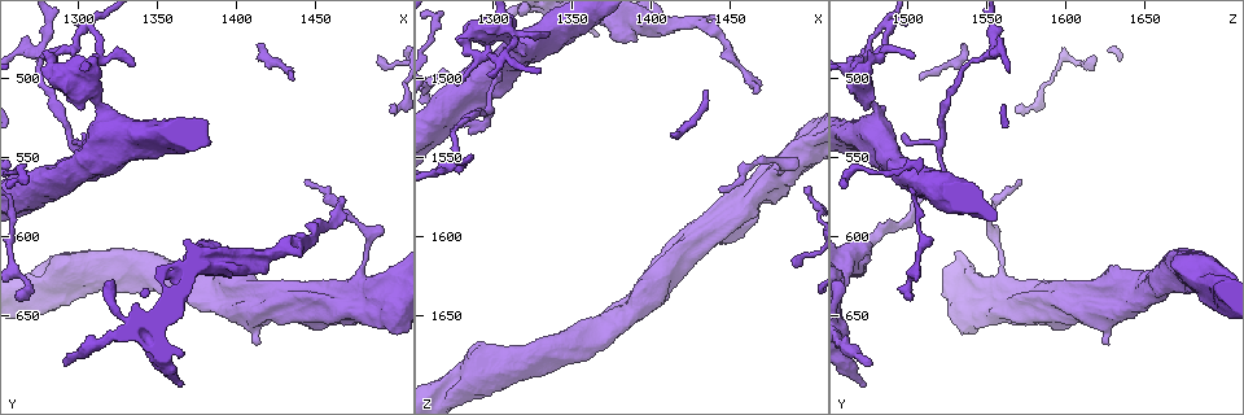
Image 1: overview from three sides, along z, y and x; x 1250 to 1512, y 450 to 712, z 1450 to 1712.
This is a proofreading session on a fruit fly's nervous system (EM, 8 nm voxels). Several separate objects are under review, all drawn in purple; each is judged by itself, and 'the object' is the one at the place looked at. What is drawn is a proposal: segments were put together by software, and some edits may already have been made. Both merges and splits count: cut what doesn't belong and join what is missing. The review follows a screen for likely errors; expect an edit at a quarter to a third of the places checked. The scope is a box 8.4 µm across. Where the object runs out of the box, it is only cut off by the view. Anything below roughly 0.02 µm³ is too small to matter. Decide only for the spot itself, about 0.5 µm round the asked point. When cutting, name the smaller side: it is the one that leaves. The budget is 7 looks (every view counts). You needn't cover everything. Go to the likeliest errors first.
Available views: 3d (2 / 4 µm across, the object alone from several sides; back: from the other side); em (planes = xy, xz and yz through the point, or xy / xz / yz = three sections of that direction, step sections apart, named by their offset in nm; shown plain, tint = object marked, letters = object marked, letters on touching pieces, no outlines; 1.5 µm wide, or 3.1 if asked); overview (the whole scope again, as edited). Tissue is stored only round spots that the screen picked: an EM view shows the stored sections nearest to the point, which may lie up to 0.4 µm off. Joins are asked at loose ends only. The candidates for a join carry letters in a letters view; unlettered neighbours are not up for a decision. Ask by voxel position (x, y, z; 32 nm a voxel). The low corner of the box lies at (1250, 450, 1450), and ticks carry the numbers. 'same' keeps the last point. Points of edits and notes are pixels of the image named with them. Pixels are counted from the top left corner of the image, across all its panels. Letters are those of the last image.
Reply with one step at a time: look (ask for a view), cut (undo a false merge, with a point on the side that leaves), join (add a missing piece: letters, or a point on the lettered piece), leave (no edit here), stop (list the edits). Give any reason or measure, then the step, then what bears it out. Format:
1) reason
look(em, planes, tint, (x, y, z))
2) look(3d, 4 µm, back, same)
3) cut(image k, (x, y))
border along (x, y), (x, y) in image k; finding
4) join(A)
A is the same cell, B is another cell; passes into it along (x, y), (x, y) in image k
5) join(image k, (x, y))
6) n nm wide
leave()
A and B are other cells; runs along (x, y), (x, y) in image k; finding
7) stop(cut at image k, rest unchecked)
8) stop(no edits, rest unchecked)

branch stops here
look(3d, 2 µm, (1290, 682, 1474))

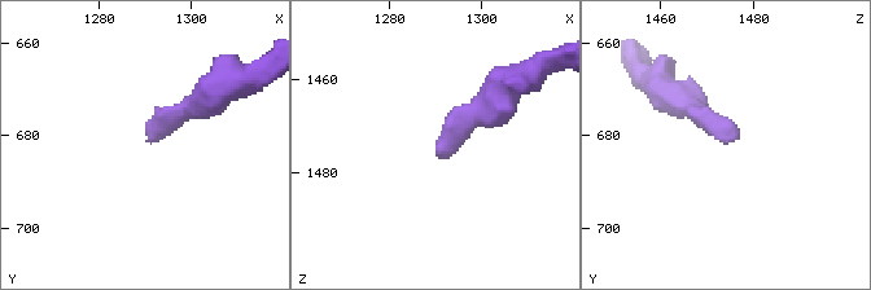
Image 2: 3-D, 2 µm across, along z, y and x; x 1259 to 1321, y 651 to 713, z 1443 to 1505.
need the tissue
look(em, planes, letters, (1291, 682, 1475))

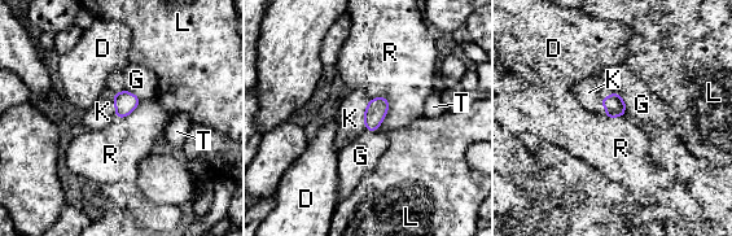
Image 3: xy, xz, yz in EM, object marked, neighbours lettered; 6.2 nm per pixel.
R touches over 220 nm
join(K)
K is the same cell, D, G, L, R and T are other cells; it goes on there

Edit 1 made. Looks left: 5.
free end
look(3d, 2 µm, (1412, 668, 1626))

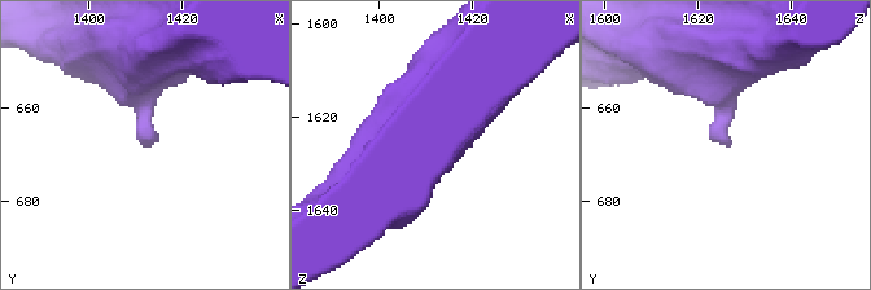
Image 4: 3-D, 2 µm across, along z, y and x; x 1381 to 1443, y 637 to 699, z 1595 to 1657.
now the EM
look(em, planes, letters, (1413, 668, 1627))

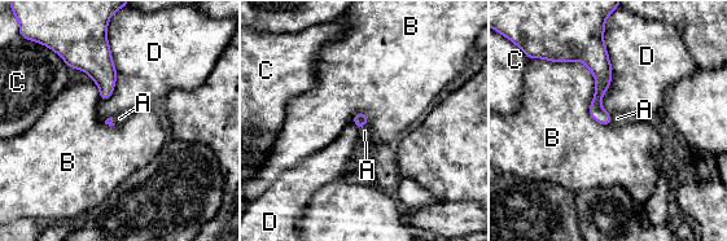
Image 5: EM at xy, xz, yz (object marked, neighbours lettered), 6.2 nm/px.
join(A)
A is the same cell, B, C and D are other cells; it goes on there

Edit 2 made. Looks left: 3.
free end
look(em, planes, letters, (1364, 694, 1472))

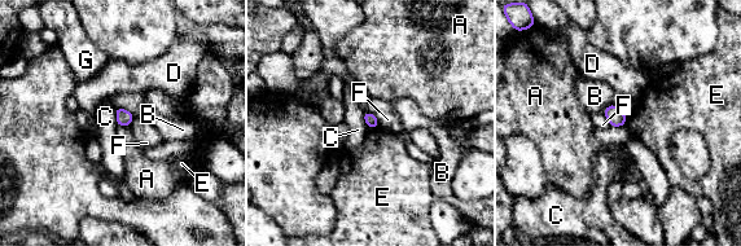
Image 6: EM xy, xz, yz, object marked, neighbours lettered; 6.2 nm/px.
C touches over 110 nm
leave()
A, B, C, D, E, F and G are other cells; border along (114, 108), (118, 124) in image 6; none of them fits

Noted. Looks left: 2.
stop(join at image 3, join at image 5, rest unchecked)

